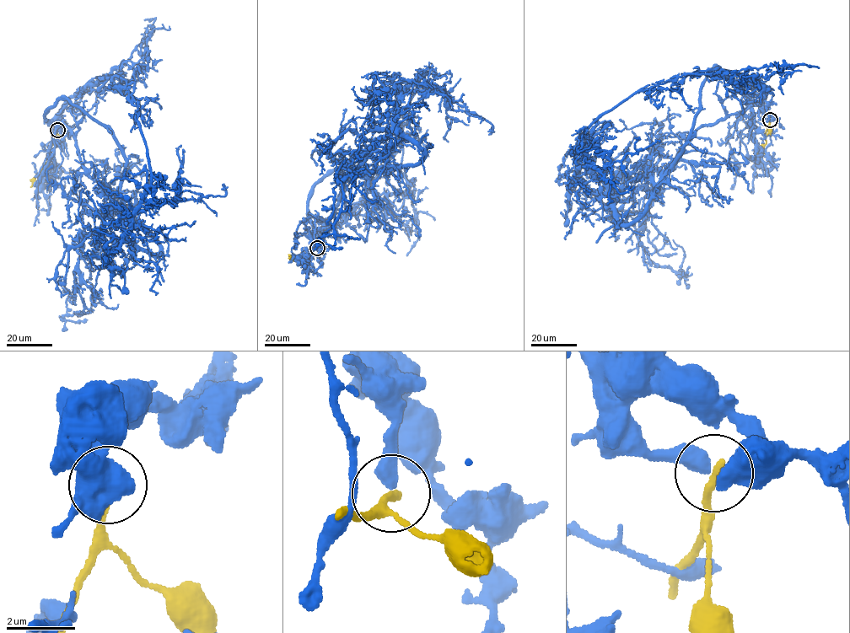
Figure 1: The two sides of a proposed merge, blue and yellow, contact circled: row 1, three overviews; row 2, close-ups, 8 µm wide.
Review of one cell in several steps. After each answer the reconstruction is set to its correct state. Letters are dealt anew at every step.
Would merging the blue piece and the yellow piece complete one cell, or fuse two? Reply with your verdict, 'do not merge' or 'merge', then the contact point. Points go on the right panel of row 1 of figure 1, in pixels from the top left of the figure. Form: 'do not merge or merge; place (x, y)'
do not merge; place (770, 120)

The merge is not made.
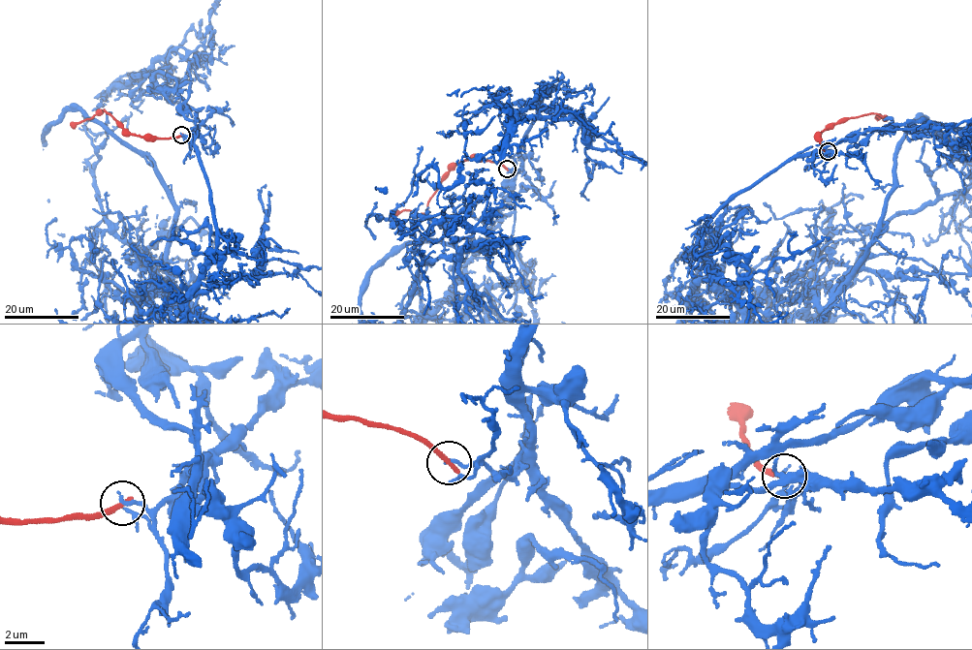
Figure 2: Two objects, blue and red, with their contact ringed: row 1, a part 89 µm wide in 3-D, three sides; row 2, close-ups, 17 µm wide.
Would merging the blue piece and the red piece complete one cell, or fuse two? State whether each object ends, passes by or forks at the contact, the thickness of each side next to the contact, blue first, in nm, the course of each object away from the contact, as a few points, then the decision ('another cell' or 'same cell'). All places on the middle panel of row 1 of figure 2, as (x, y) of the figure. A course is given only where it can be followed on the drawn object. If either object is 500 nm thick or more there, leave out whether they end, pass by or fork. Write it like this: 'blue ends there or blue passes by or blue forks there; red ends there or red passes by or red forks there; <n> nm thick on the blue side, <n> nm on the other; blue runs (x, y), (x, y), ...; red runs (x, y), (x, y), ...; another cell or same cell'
blue ends there; red ends there; 220 nm thick on the blue side, 300 nm on the other; blue runs (507, 169), (521, 166), (545, 88), (516, 113), (496, 176), (442, 188), (452, 233), (417, 259); red runs (507, 169), (489, 161), (464, 159), (439, 184), (428, 202), (427, 212), (420, 214), (404, 210), (392, 214); another cell

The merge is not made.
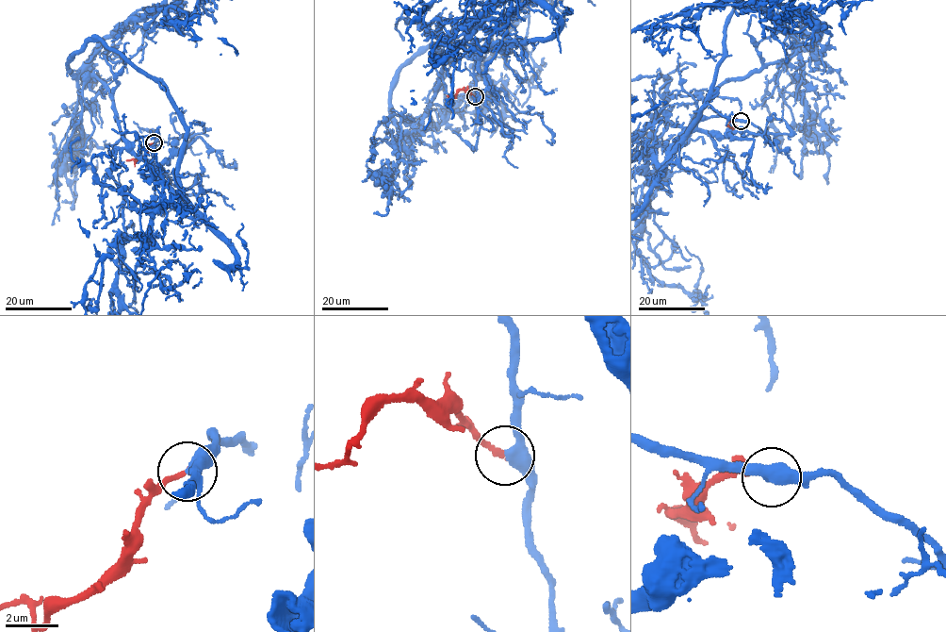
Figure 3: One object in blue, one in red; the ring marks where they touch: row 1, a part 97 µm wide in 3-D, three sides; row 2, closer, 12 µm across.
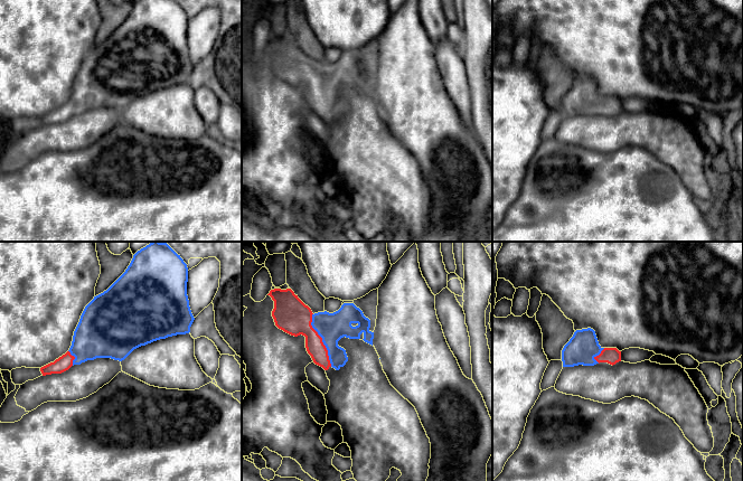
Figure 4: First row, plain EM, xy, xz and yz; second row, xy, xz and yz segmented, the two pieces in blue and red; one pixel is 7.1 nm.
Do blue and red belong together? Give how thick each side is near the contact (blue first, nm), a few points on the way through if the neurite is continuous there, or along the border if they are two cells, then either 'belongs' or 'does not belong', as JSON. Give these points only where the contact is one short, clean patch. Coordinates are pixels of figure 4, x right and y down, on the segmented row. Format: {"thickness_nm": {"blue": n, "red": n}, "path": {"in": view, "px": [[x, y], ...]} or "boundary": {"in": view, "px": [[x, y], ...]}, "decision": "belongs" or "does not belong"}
{"thickness_nm": {"blue": 200, "red": 240}, "path": {"in": "xz", "px": [[331, 327], [322, 340], [304, 322], [295, 318]]}, "decision": "belongs"}

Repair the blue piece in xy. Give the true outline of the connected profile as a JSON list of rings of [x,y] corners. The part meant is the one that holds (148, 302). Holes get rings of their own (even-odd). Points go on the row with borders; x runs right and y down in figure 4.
[[[151,242],[138,251],[125,272],[103,293],[85,306],[79,322],[74,331],[69,350],[40,368],[43,376],[62,374],[74,365],[81,365],[96,358],[124,360],[134,349],[177,334],[190,332],[195,320],[187,295],[188,267],[184,260],[166,242]]]

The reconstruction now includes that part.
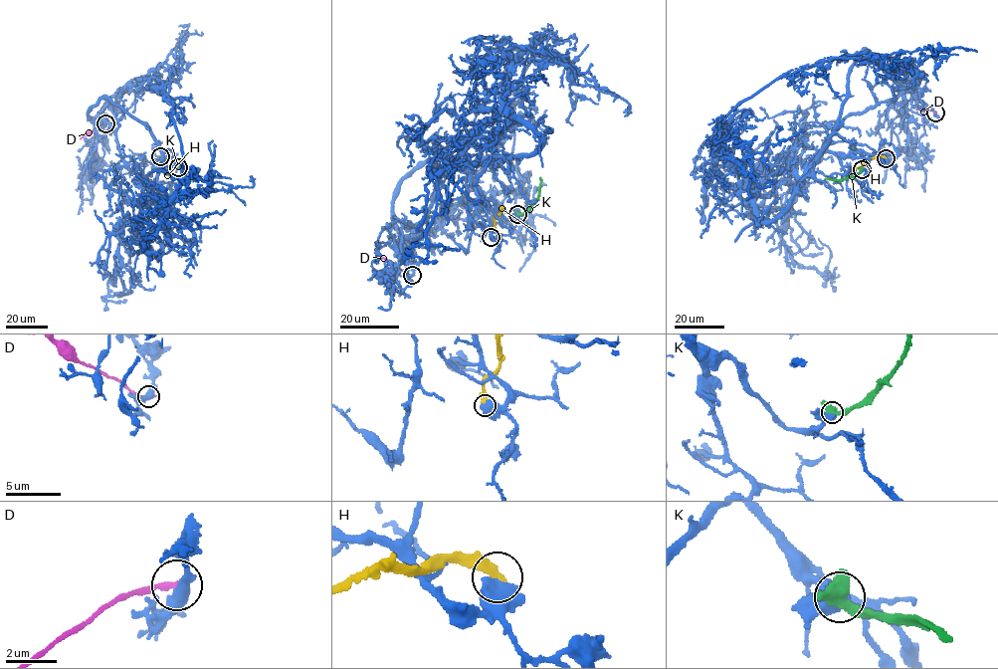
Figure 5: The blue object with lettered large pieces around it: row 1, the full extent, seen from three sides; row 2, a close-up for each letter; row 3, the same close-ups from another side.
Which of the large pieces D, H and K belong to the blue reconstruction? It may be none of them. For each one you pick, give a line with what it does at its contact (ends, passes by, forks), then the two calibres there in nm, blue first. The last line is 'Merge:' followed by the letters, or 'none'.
Merge: none

